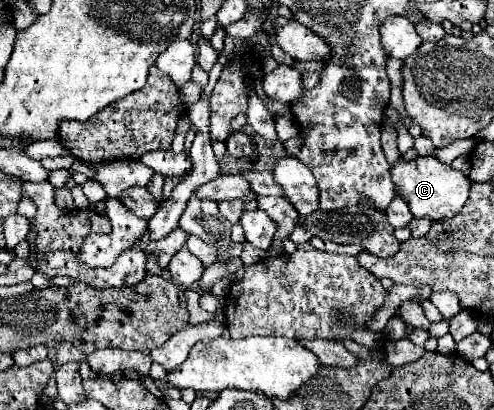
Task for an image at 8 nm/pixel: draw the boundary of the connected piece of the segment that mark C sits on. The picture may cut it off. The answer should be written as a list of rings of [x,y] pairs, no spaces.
[[[403,155],[391,163],[391,179],[399,189],[401,199],[409,205],[413,217],[427,217],[431,221],[449,219],[459,213],[469,197],[469,177],[455,171],[451,165],[441,163],[437,157],[405,159]]]

